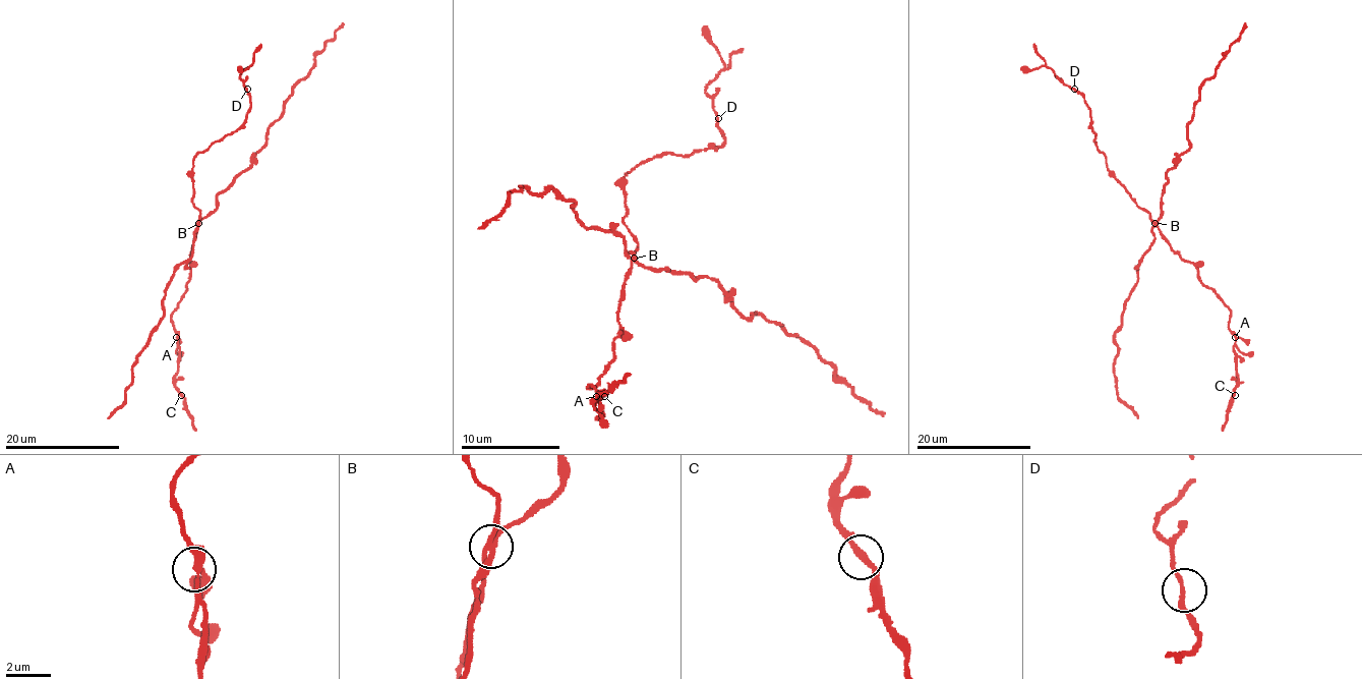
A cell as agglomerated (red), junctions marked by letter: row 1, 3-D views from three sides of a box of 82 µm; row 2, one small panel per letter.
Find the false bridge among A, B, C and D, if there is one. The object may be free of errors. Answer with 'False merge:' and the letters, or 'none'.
False merge: B

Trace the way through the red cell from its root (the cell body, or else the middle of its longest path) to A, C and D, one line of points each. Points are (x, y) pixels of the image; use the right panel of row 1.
A: (1161, 217), (1156, 224), (1162, 237), (1182, 259), (1196, 268), (1197, 277), (1231, 312), (1229, 330), (1235, 337)
C: (1161, 217), (1156, 224), (1162, 237), (1196, 268), (1197, 277), (1231, 312), (1235, 395)
D: (1161, 217), (1153, 222), (1108, 169), (1106, 157), (1094, 142), (1090, 110), (1074, 89)

